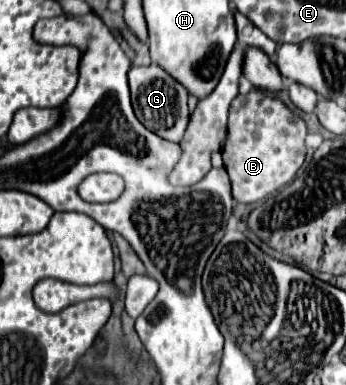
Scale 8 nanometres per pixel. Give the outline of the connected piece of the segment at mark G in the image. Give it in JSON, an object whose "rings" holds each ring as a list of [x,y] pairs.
{"rings":[[[157,64],[131,68],[129,70],[129,88],[131,88],[133,110],[135,110],[135,116],[141,120],[141,124],[165,140],[179,142],[183,138],[187,122],[189,122],[187,90]]]}

